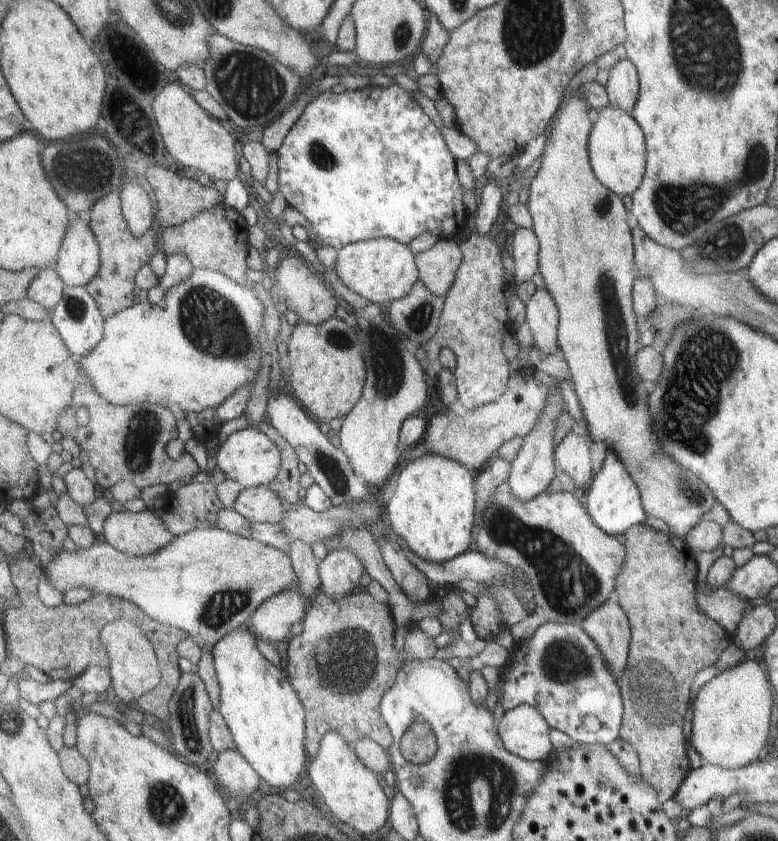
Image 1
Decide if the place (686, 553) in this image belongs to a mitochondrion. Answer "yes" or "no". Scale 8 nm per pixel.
no

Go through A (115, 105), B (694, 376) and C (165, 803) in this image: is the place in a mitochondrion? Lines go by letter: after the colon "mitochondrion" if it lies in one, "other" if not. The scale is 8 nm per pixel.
A: other
B: mitochondrion
C: mitochondrion

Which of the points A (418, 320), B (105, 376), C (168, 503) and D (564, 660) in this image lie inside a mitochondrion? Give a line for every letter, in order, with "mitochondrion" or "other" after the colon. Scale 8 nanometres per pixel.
A: mitochondrion
B: other
C: other
D: mitochondrion

